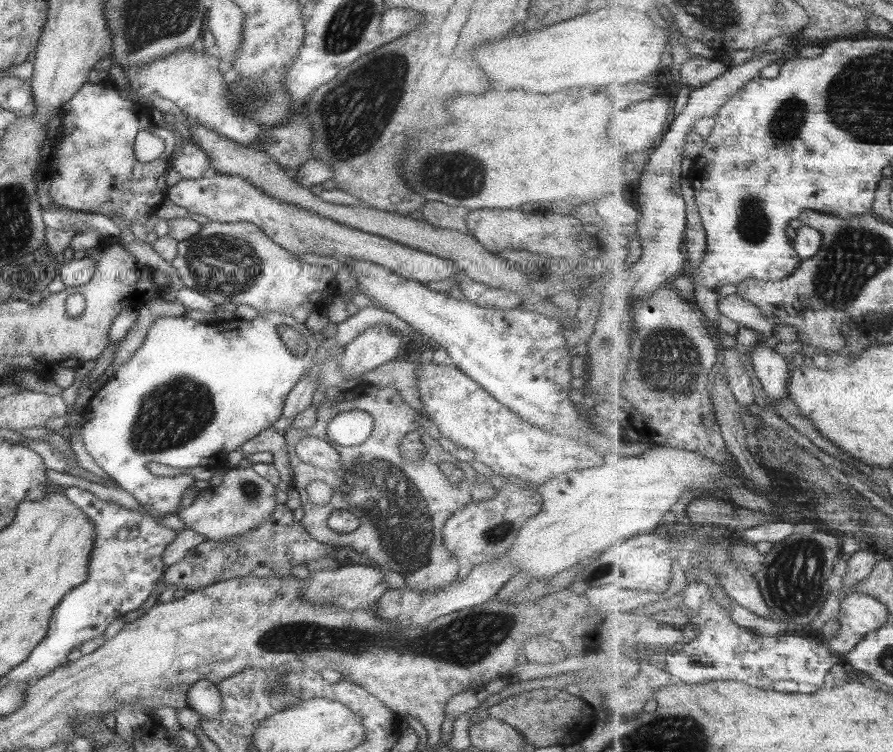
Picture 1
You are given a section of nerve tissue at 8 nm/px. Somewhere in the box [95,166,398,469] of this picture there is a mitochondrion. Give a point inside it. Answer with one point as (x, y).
(173, 416)

